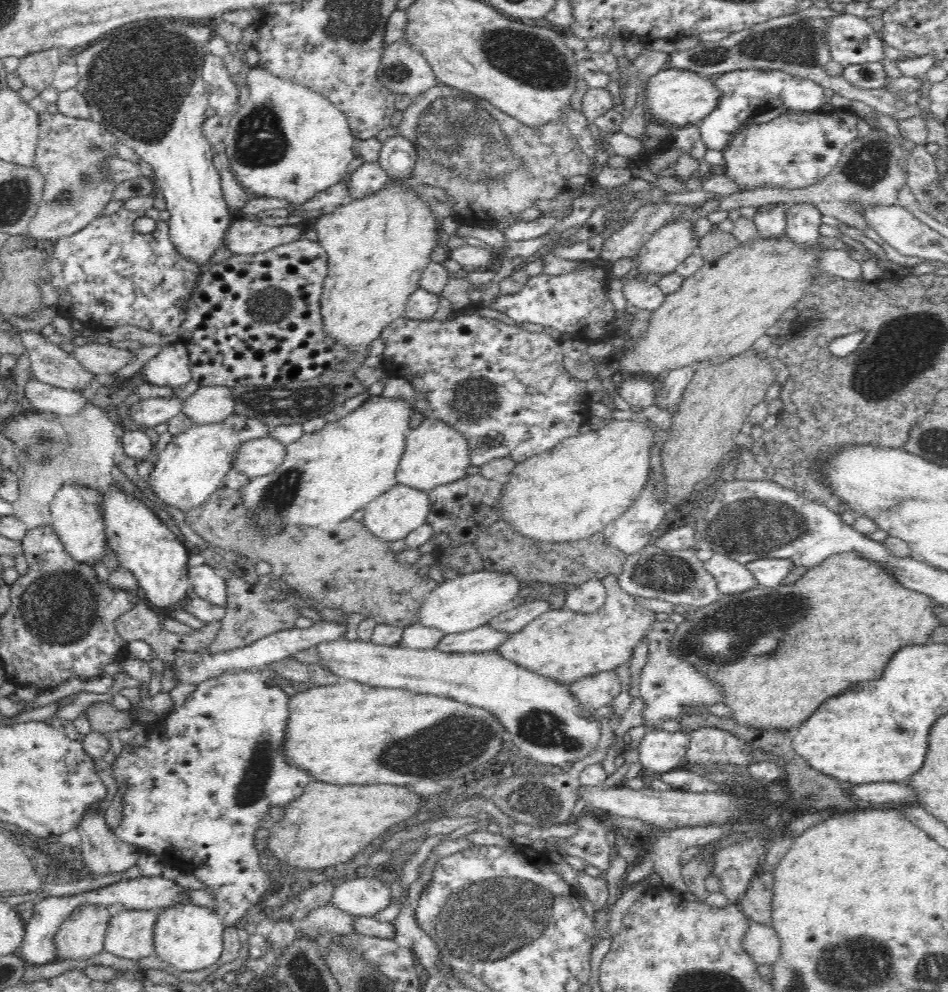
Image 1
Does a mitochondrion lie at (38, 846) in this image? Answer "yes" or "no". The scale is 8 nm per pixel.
no

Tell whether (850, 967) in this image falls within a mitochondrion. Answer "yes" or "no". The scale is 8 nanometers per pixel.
yes

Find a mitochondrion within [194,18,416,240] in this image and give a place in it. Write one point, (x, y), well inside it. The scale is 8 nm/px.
(260, 141)

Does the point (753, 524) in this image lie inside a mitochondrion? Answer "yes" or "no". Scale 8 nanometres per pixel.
yes

